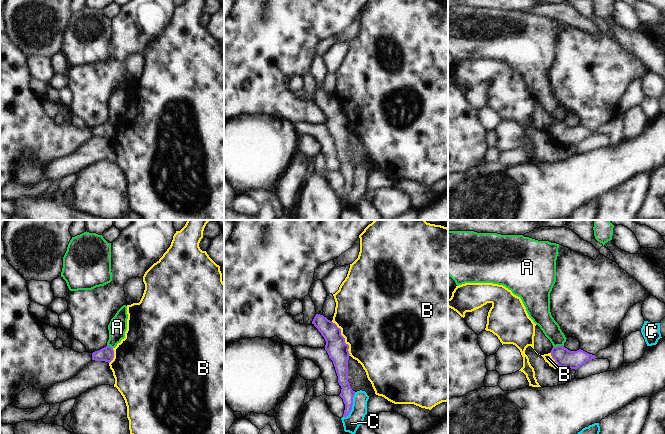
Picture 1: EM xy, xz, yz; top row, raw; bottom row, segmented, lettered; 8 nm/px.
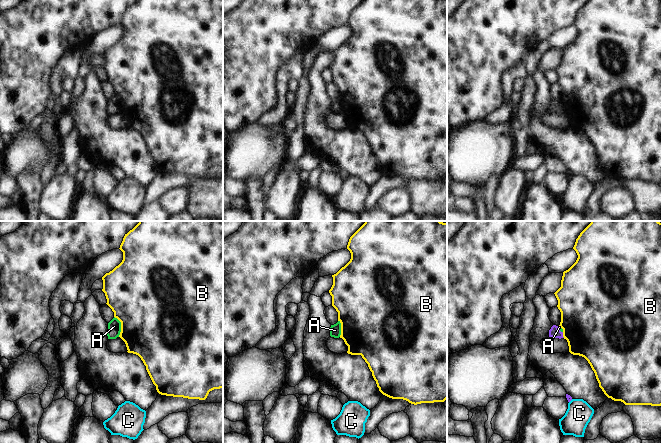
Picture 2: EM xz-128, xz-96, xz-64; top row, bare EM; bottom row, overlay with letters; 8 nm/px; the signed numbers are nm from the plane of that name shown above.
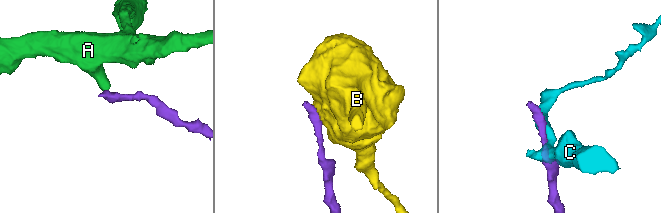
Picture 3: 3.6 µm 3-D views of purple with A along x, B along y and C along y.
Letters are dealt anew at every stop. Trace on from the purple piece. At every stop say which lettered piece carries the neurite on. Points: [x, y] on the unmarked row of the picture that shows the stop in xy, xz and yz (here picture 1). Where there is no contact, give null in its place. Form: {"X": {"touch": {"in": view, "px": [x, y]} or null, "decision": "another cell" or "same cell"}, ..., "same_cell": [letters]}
{"A": {"touch": {"in": "yz", "px": [558, 122]}, "decision": "another cell"}, "B": {"touch": {"in": "xz", "px": [344, 114]}, "decision": "another cell"}, "C": {"touch": {"in": "xz", "px": [351, 182]}, "decision": "another cell"}, "same_cell": []}

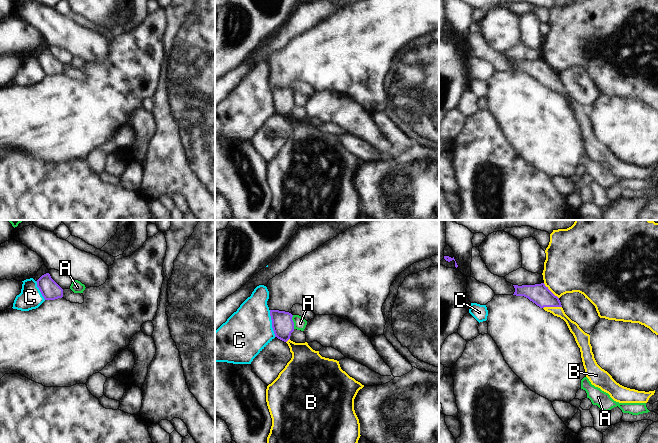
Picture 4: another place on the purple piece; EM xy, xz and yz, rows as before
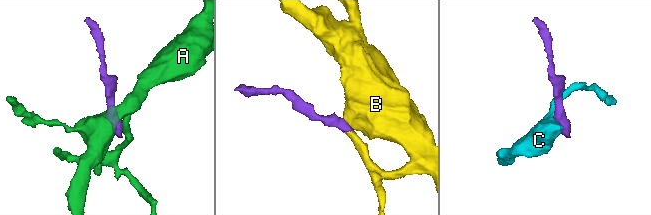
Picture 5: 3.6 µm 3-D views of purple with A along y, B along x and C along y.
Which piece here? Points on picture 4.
{"A": {"touch": {"in": "xz", "px": [293, 98]}, "decision": "another cell"}, "B": {"touch": {"in": "yz", "px": [552, 82]}, "decision": "same cell"}, "C": {"touch": {"in": "xz", "px": [272, 99]}, "decision": "another cell"}, "same_cell": ["B"]}

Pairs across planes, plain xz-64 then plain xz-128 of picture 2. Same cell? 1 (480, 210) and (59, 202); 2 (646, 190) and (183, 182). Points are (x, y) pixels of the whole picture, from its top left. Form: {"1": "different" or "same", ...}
{"1": "different", "2": "different"}

